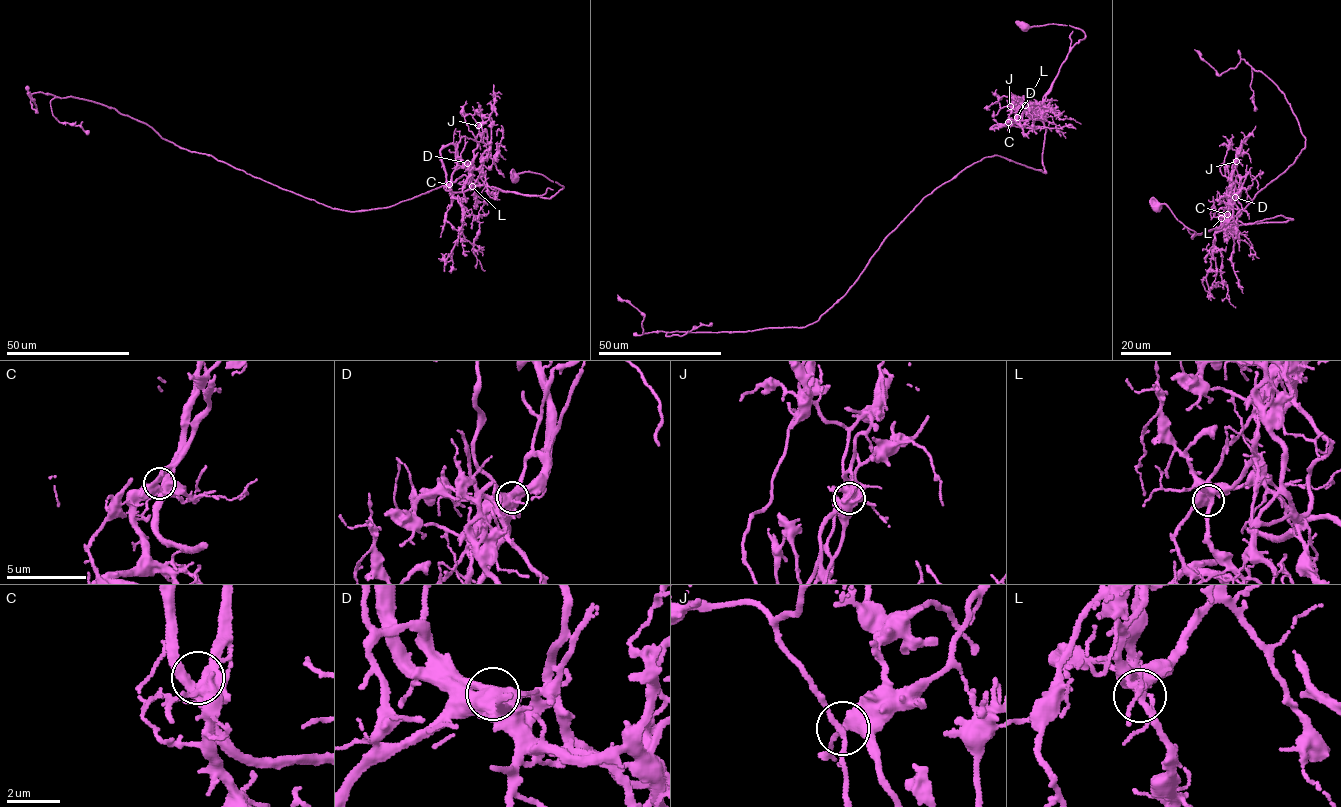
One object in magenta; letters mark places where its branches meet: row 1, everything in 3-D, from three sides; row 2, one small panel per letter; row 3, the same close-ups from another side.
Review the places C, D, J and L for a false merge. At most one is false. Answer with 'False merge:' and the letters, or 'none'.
False merge: D

